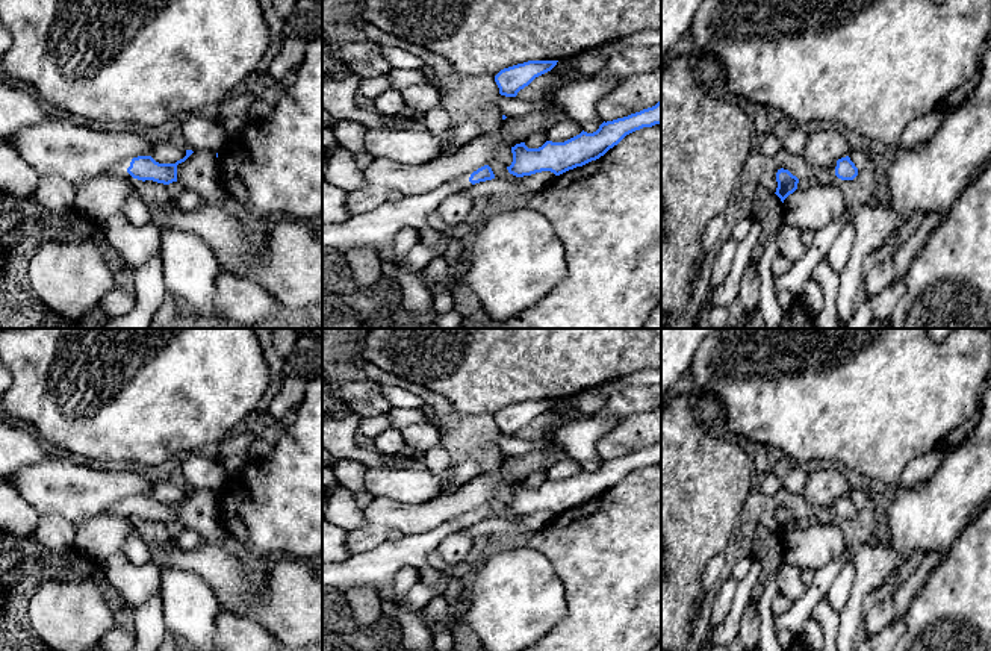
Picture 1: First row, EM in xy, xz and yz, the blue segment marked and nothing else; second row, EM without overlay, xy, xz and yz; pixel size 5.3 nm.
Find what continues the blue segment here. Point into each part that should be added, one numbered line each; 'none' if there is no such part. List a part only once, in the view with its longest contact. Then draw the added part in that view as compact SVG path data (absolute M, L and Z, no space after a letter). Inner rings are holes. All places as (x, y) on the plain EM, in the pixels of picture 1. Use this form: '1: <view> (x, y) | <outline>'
1: xy (120, 509) | M126 498L121 503L112 504L107 510L104 510L104 513L107 515L113 515L113 516L123 516L123 518L132 518L132 519L138 519L133 518L129 512L127 507L130 506L132 498Z

